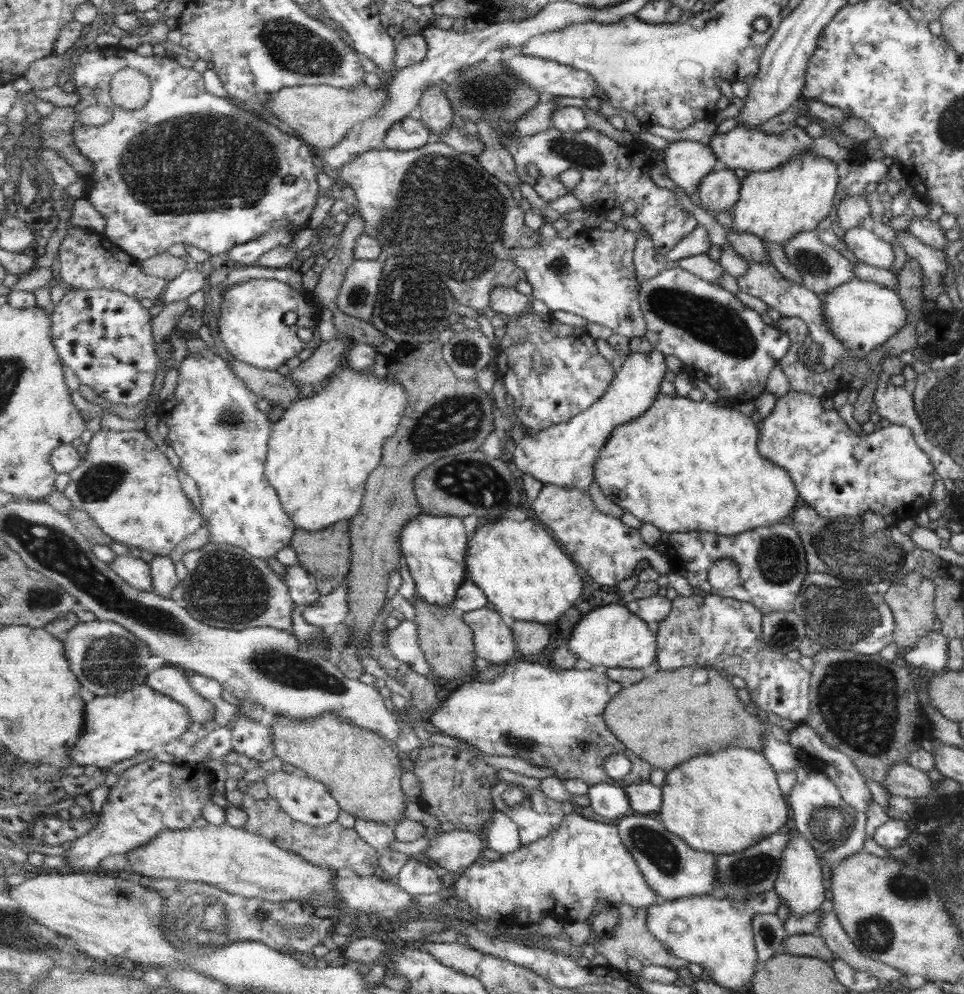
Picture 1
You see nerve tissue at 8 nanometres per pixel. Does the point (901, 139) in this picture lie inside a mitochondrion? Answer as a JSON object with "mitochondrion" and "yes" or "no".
{"mitochondrion":"no"}

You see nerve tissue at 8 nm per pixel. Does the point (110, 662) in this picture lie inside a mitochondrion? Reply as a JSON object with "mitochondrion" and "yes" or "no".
{"mitochondrion":"yes"}

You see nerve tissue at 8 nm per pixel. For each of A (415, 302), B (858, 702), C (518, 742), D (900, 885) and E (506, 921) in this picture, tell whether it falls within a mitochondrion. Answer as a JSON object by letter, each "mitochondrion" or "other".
{"A":"mitochondrion","B":"mitochondrion","C":"mitochondrion","D":"mitochondrion","E":"other"}

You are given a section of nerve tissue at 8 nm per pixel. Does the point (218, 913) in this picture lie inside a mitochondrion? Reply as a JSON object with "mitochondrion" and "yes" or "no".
{"mitochondrion":"yes"}

